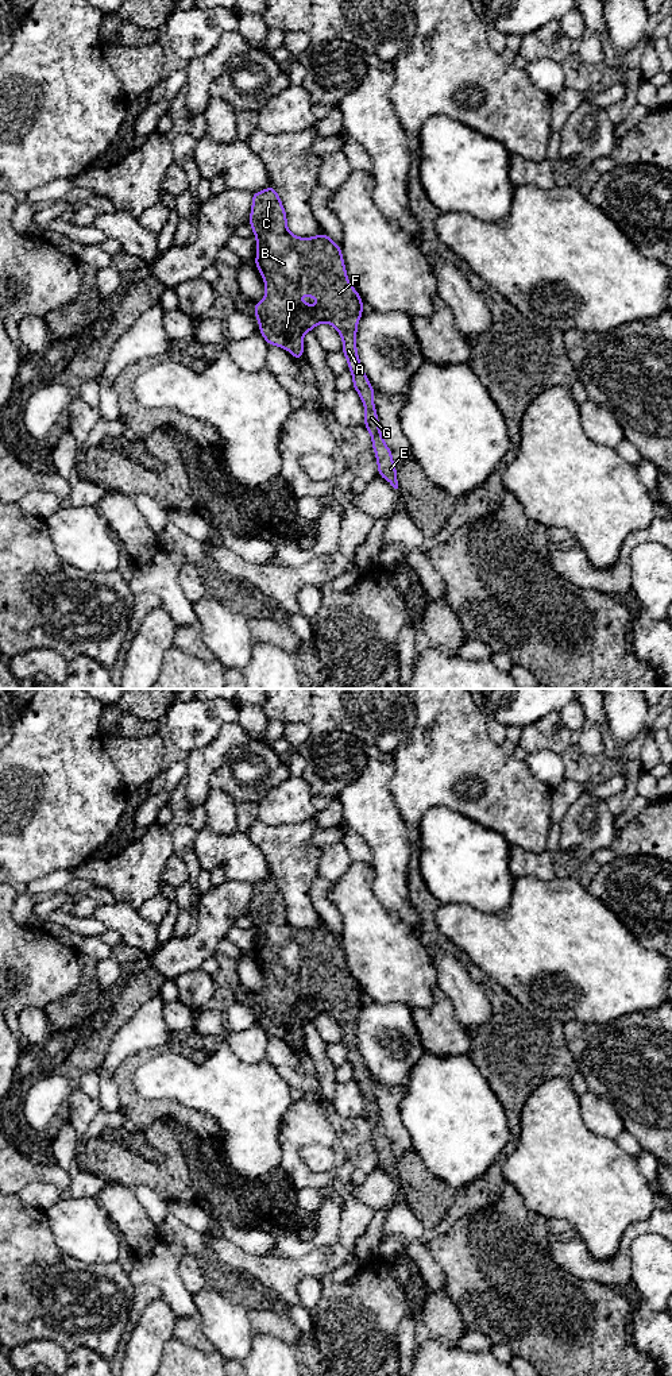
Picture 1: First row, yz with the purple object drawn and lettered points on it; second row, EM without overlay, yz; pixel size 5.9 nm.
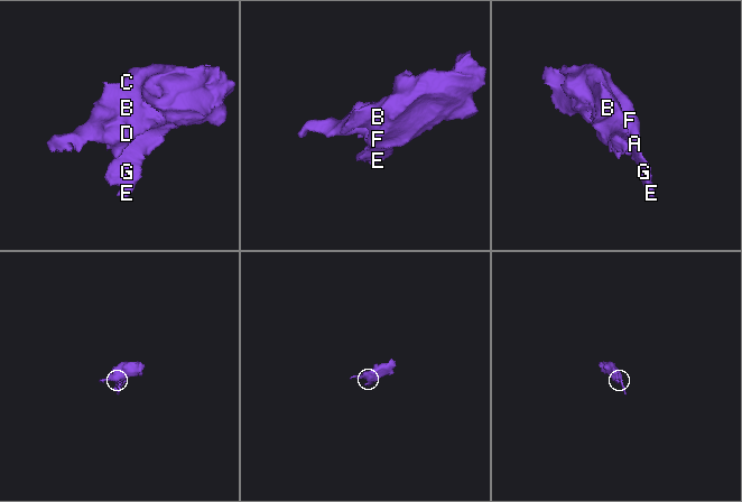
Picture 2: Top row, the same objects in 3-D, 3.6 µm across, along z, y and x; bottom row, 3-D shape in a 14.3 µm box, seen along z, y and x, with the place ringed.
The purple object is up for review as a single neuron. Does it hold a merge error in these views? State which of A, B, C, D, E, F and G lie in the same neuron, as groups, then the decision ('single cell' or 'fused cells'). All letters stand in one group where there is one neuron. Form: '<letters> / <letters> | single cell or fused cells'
A B C D E F G | single cell

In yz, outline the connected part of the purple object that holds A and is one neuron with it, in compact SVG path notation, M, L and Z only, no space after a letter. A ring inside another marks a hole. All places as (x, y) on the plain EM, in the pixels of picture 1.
M274 876L264 882L251 884L252 897L248 914L256 930L256 961L264 972L266 987L252 995L254 1006L259 1015L259 1025L269 1037L287 1041L296 1052L304 1051L304 1026L313 1022L320 1014L331 1015L341 1028L348 1061L352 1065L352 1079L358 1083L364 1098L364 1114L371 1128L372 1141L376 1149L378 1167L398 1180L397 1156L393 1153L393 1142L385 1134L379 1119L379 1109L374 1095L375 1080L371 1078L360 1055L356 1037L358 1015L363 1005L363 991L351 976L343 951L340 936L325 924L312 929L300 929L287 921L285 898ZM308 986L320 993L317 998L302 994L298 988Z

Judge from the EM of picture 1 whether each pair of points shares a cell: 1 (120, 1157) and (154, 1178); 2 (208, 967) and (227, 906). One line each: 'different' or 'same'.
1: same
2: different

